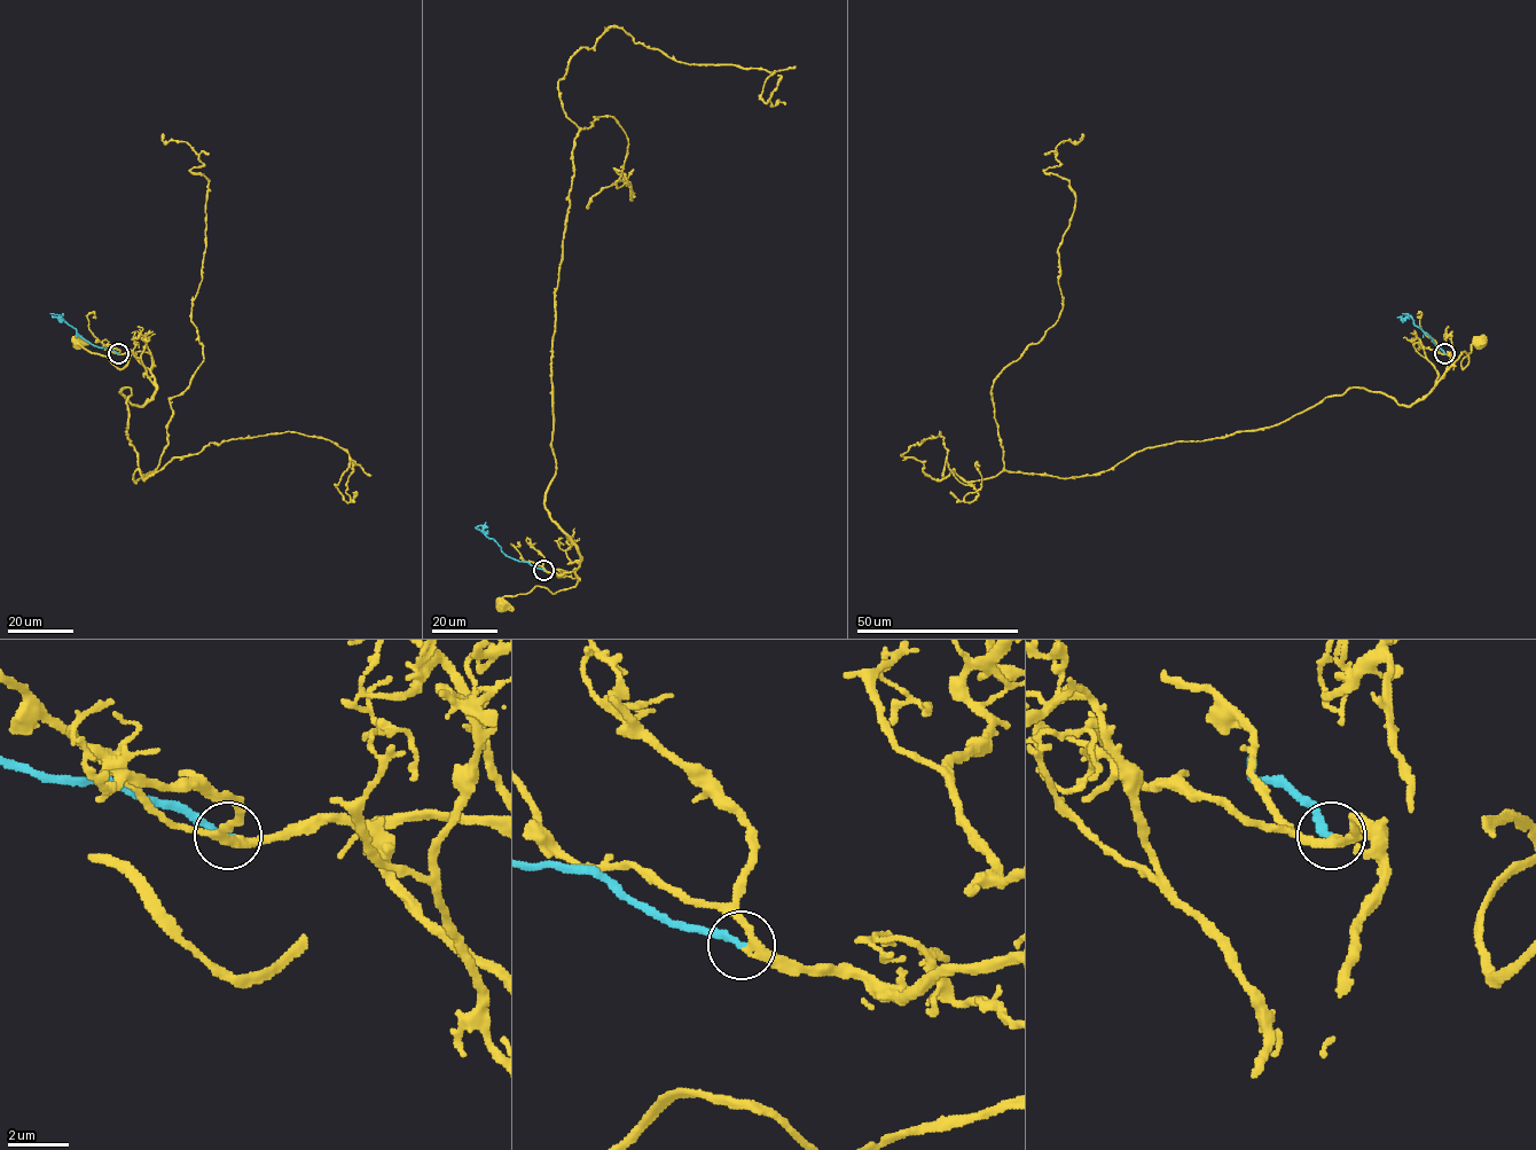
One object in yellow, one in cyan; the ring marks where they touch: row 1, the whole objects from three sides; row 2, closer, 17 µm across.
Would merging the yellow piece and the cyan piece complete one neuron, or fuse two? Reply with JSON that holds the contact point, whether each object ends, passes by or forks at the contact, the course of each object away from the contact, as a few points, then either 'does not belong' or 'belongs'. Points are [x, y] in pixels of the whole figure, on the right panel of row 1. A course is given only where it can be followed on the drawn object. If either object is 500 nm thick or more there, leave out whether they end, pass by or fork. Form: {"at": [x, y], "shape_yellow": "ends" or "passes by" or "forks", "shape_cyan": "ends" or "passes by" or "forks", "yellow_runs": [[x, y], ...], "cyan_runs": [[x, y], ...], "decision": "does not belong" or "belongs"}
{"at": [1444, 353], "shape_yellow": "passes by", "shape_cyan": "ends", "yellow_runs": [[1446, 353], [1450, 360], [1447, 368], [1465, 352], [1468, 362], [1463, 368], [1460, 361], [1471, 346], [1480, 342]], "cyan_runs": [[1444, 353], [1411, 318], [1402, 315]], "decision": "belongs"}

